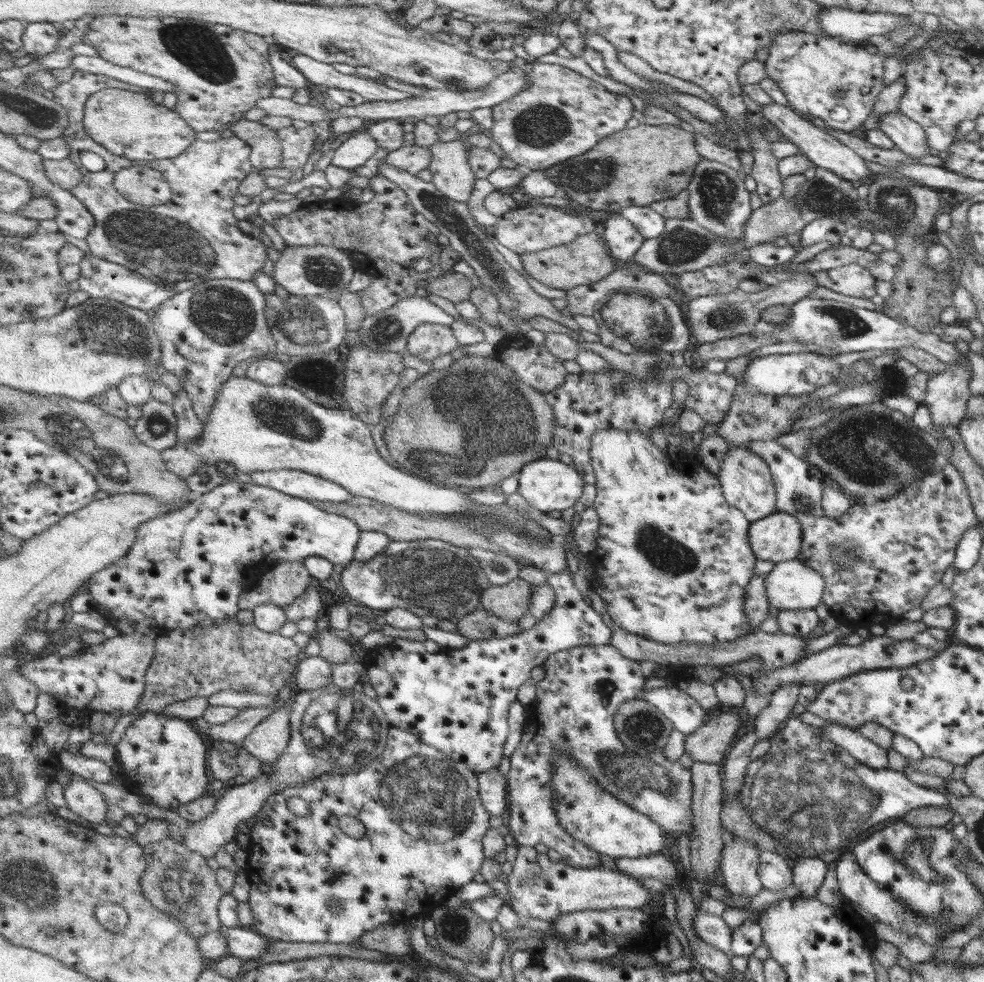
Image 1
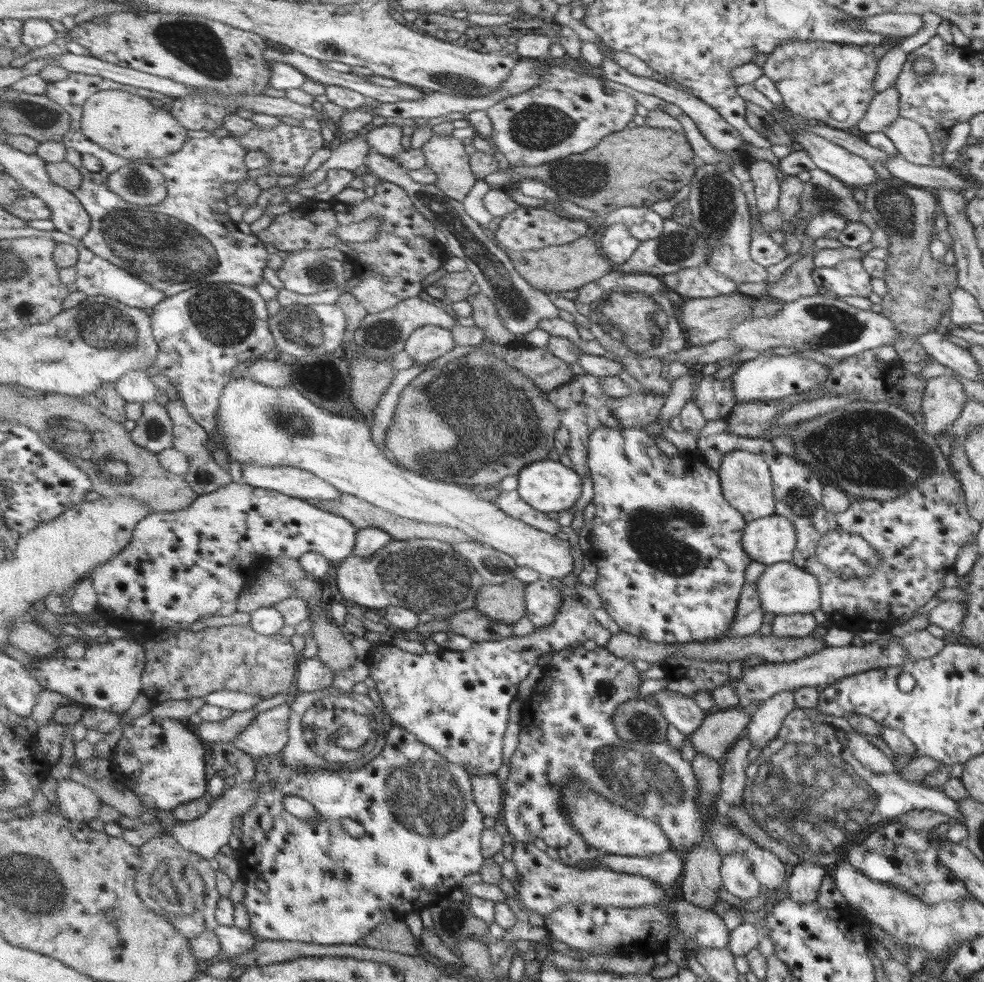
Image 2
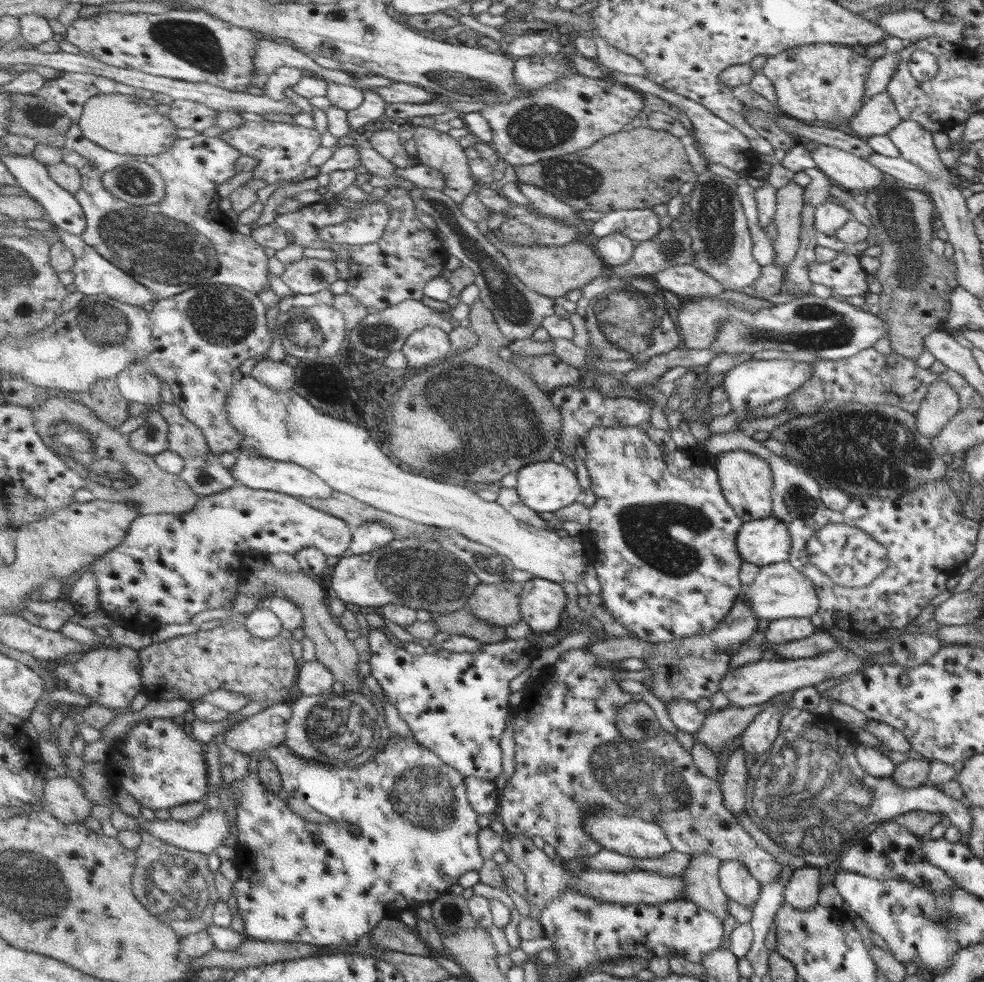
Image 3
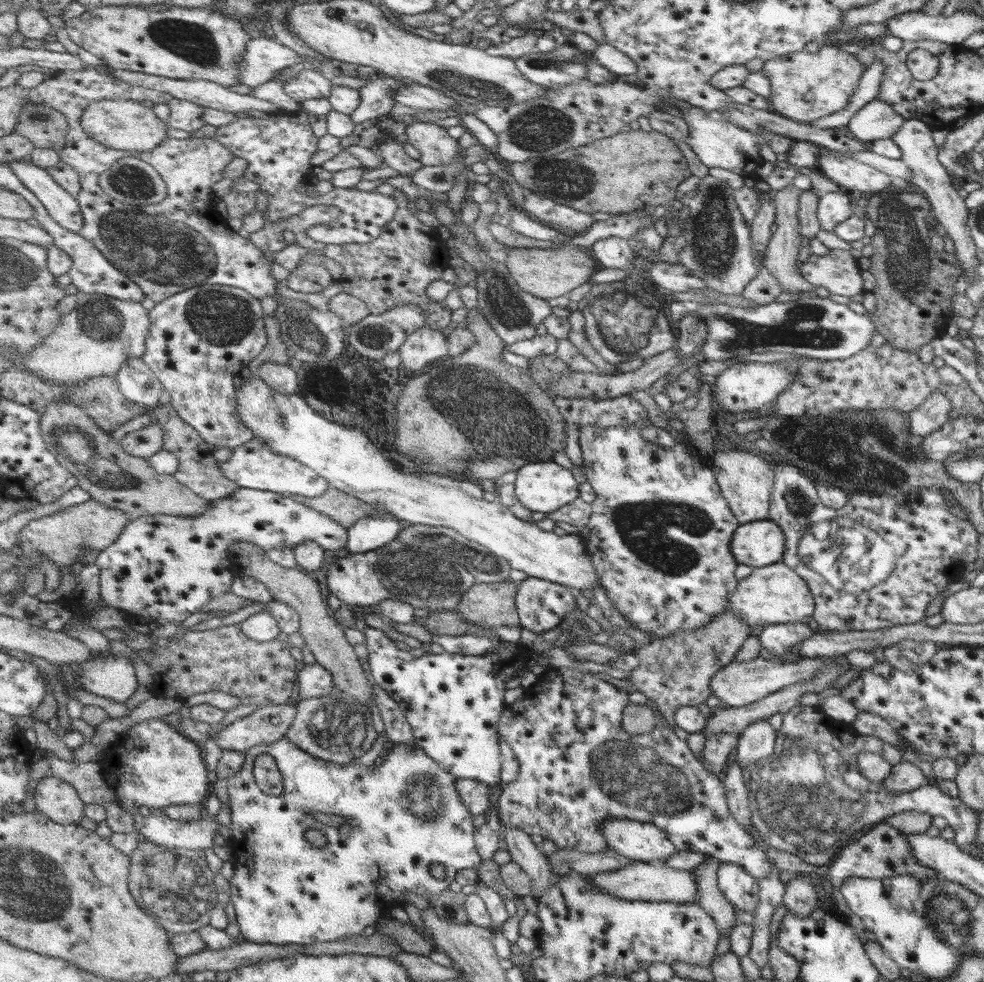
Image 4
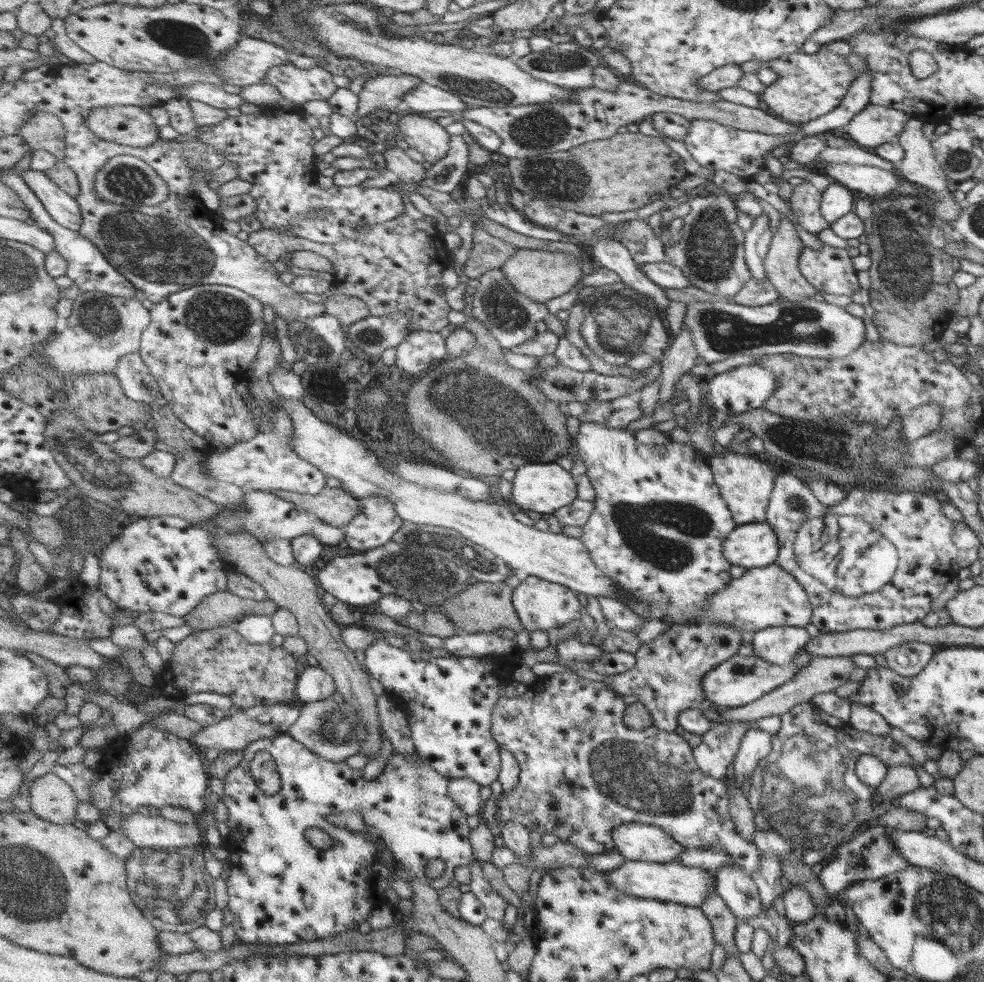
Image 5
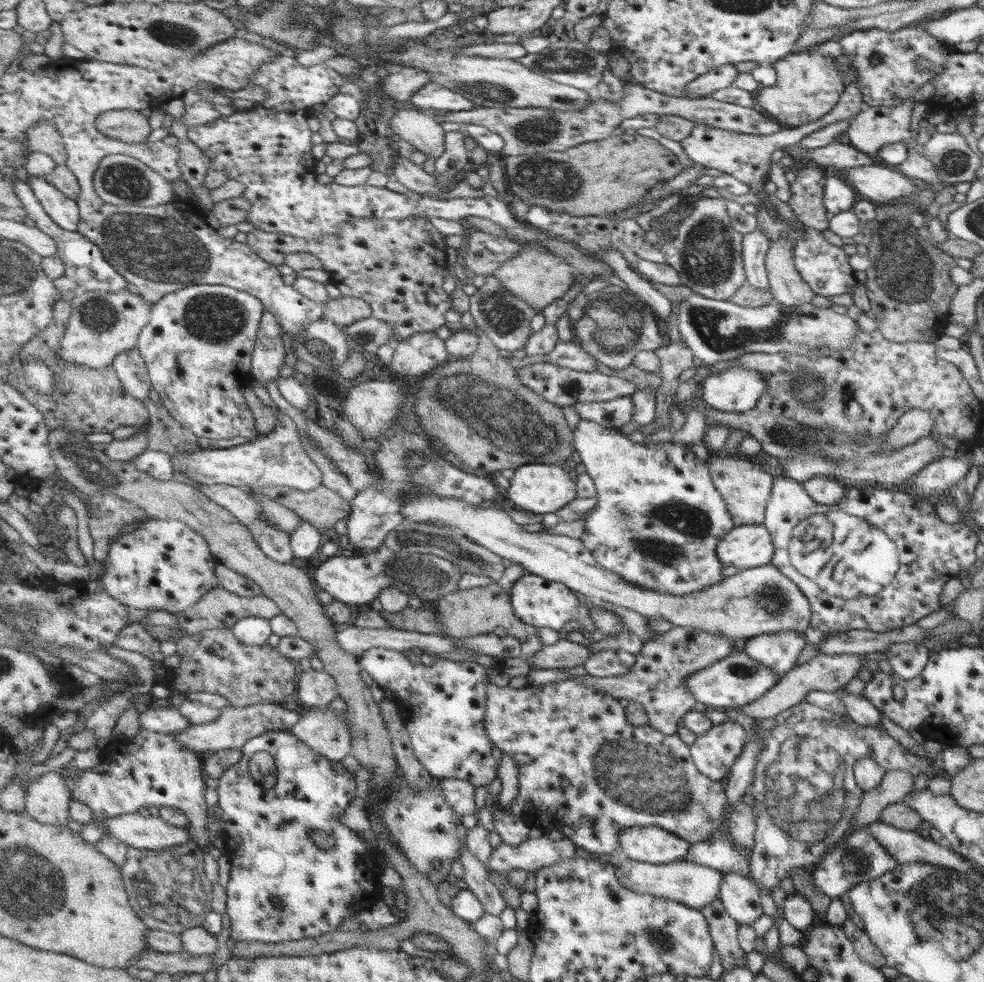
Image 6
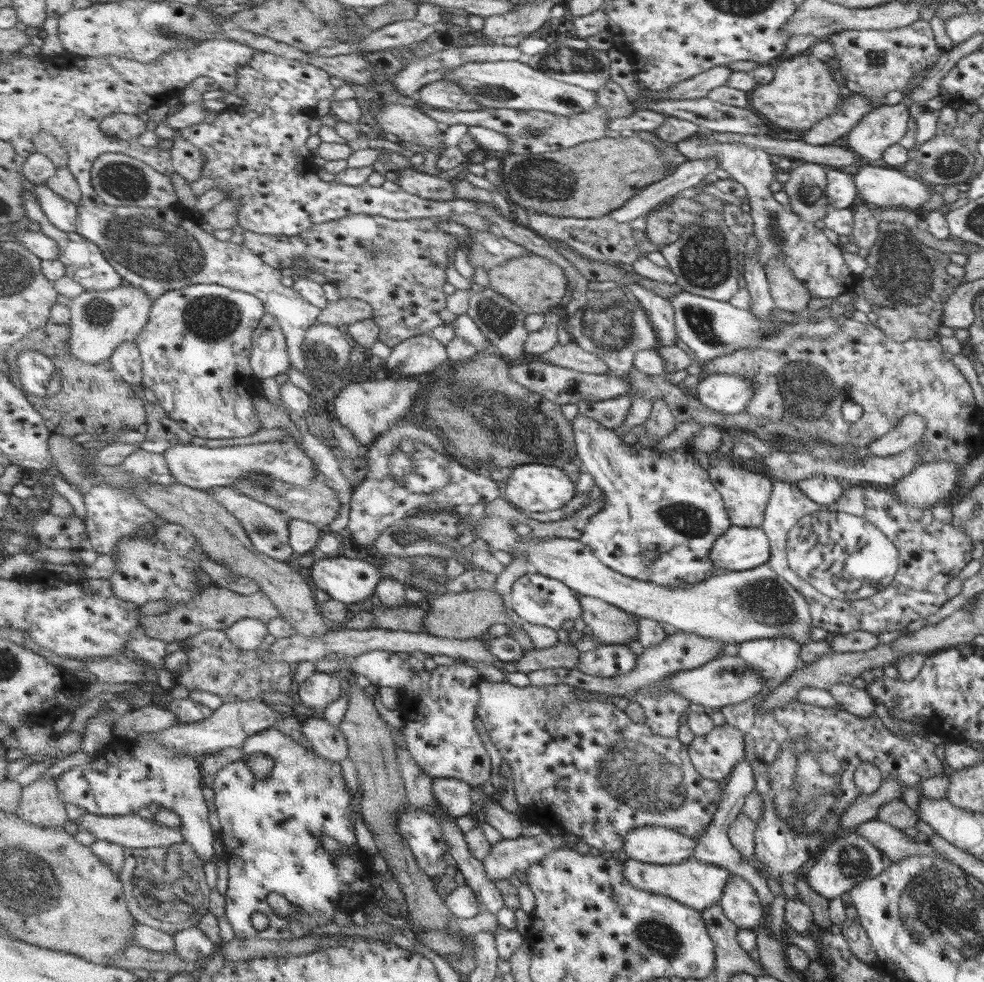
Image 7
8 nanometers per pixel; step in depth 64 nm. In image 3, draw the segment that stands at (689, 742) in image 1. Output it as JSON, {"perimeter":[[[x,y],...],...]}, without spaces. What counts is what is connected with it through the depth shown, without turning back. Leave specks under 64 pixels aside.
{"perimeter":[[[785,692],[759,705],[743,708],[729,705],[723,709],[717,709],[717,712],[705,716],[700,732],[692,734],[694,740],[699,739],[713,754],[718,754],[721,752],[721,745],[728,746],[732,740],[736,741],[758,713],[766,710],[769,705],[787,707],[792,696],[792,693]]]}

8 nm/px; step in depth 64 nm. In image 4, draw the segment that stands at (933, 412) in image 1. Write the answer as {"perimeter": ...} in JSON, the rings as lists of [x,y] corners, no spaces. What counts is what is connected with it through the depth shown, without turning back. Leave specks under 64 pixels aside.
{"perimeter":[[[933,392],[929,398],[907,413],[909,432],[921,438],[936,431],[949,417],[949,409],[951,404],[945,394]]]}

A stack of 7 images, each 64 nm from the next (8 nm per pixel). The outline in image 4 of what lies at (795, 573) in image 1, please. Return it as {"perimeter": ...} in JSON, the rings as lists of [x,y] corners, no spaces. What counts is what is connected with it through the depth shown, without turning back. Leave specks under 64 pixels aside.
{"perimeter":[[[779,561],[767,566],[753,567],[746,578],[739,579],[733,592],[726,596],[719,615],[725,612],[737,614],[749,629],[756,624],[759,626],[787,622],[806,624],[813,616],[813,598],[805,582],[791,568],[787,568]]]}

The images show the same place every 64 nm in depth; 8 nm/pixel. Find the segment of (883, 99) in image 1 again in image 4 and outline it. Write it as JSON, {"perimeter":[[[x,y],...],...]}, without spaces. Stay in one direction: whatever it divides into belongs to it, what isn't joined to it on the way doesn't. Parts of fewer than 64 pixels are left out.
{"perimeter":[[[873,98],[851,116],[844,128],[855,140],[868,144],[873,140],[889,138],[899,130],[903,121],[903,117],[899,116],[887,102]]]}

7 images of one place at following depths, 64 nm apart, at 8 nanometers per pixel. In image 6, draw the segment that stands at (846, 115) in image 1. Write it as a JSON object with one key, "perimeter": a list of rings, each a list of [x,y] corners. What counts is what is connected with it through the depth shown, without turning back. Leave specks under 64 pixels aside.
{"perimeter":[[[817,45],[791,52],[773,61],[771,66],[776,74],[775,83],[758,88],[753,93],[753,98],[760,112],[784,128],[797,128],[822,118],[835,106],[845,88],[835,60],[819,54]]]}

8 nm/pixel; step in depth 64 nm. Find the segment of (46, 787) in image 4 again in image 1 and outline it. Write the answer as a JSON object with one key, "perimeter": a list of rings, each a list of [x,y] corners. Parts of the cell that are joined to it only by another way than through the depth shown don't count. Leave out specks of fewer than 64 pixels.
{"perimeter":[[[70,780],[63,790],[63,796],[69,810],[93,824],[104,824],[107,821],[106,801],[102,793],[84,780]]]}

